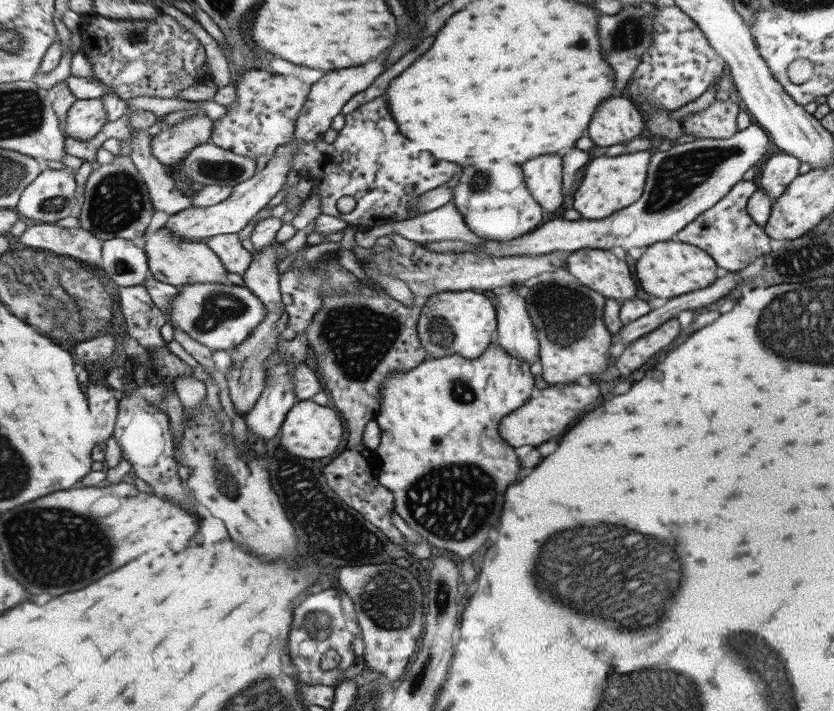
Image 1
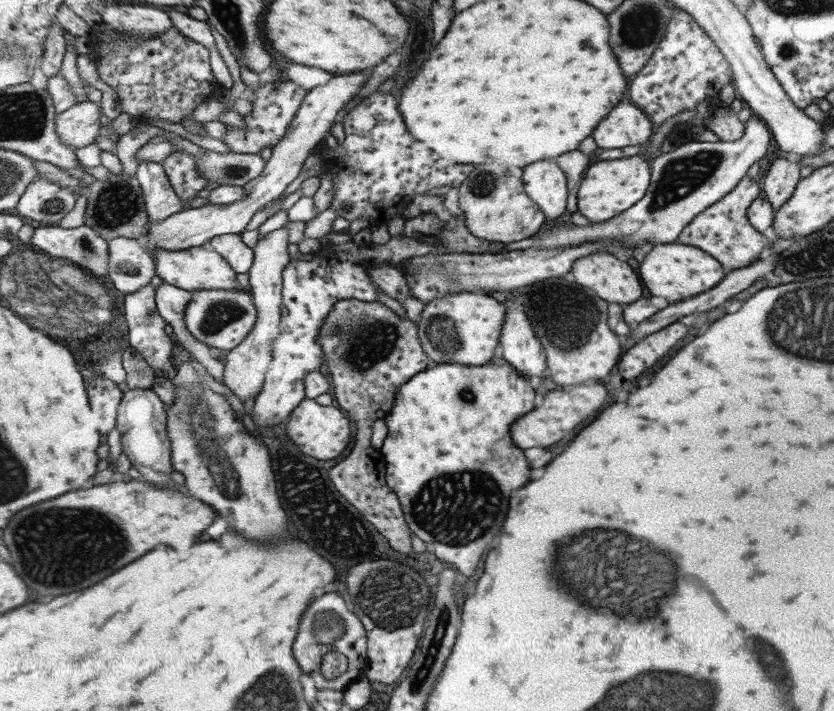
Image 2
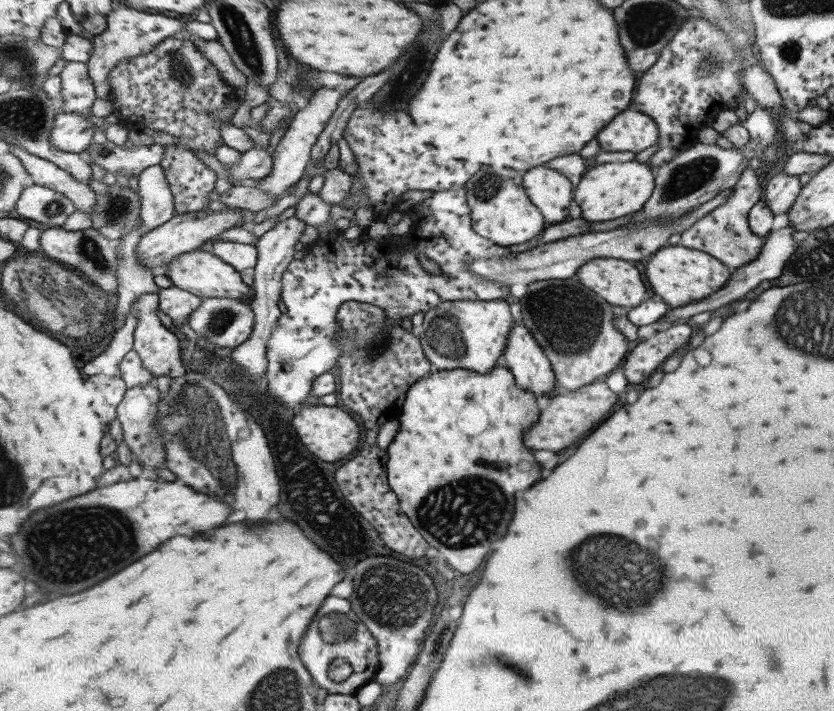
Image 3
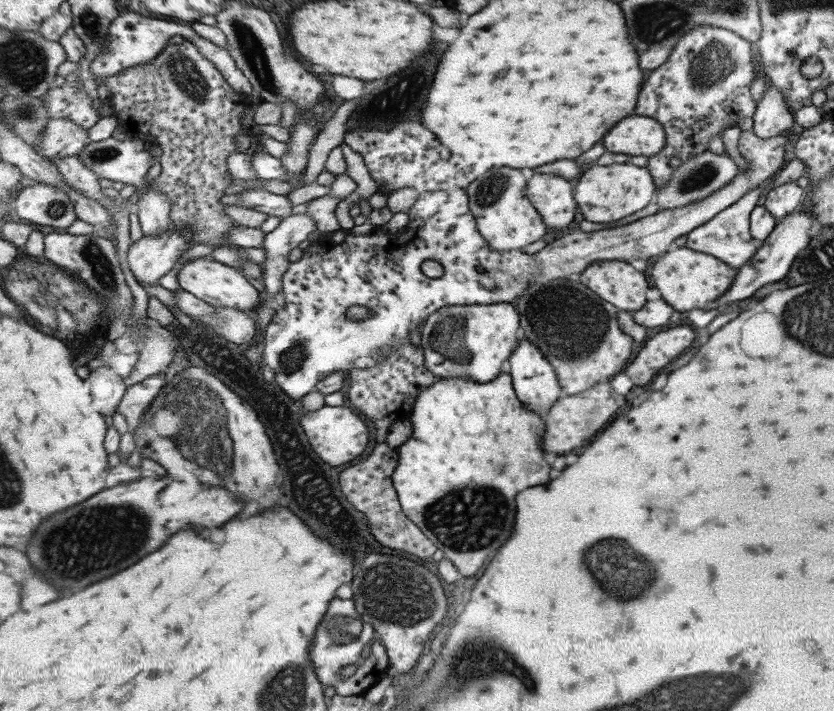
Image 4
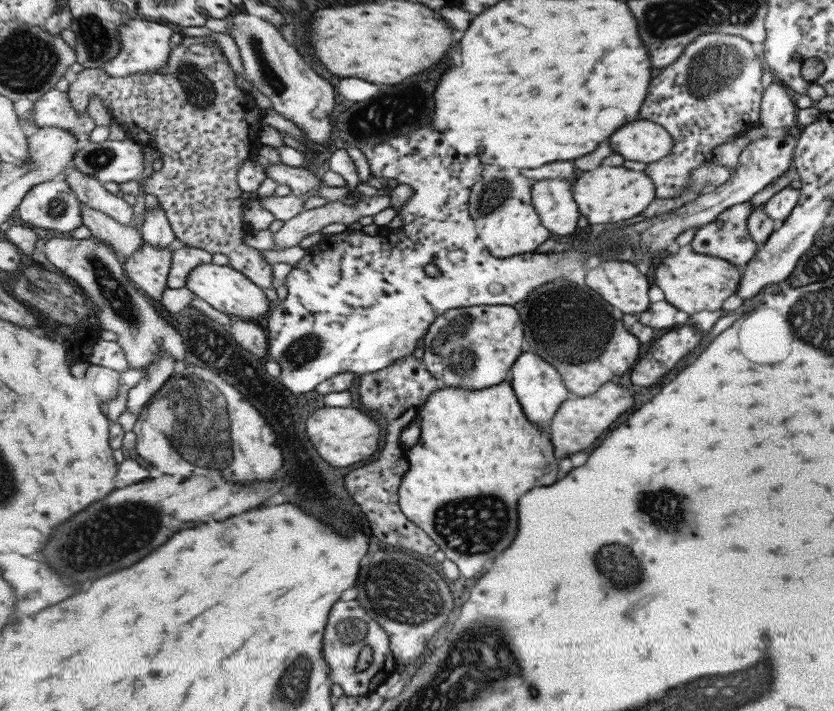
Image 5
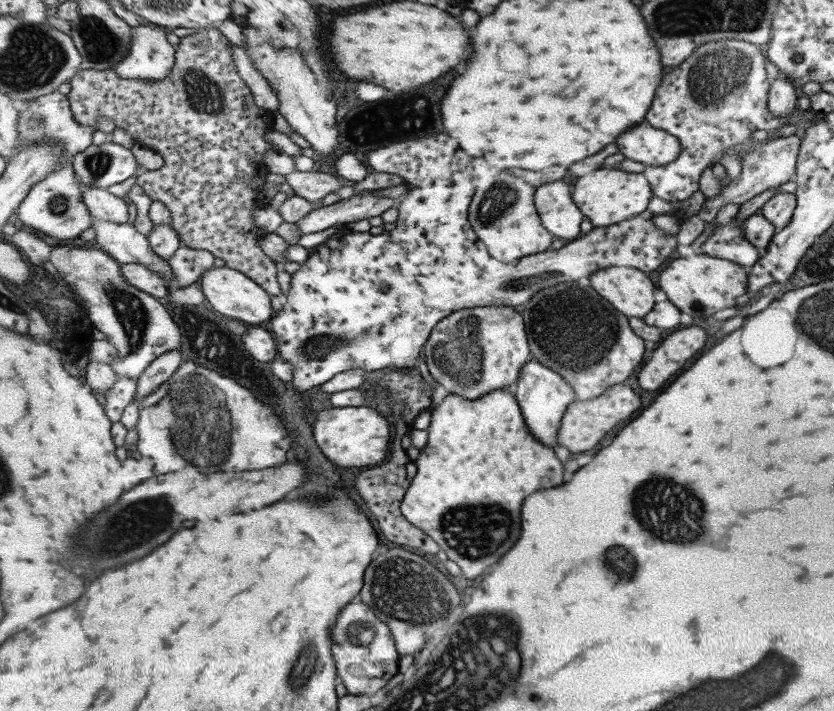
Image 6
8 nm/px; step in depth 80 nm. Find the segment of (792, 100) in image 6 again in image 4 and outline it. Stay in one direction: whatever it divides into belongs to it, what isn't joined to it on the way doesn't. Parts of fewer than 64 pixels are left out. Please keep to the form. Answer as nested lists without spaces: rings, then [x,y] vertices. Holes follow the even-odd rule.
[[[770,85],[756,104],[752,114],[752,133],[757,138],[771,138],[791,128],[792,112],[786,107],[781,93]]]

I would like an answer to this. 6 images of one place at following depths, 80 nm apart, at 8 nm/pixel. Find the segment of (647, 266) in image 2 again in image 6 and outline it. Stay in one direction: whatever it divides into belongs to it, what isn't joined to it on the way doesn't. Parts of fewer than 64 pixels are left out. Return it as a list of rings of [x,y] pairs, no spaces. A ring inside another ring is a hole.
[[[679,245],[677,251],[680,257],[669,260],[669,264],[659,270],[657,286],[681,312],[701,318],[705,314],[733,306],[733,300],[745,292],[745,270],[741,266],[696,254],[690,245]]]

